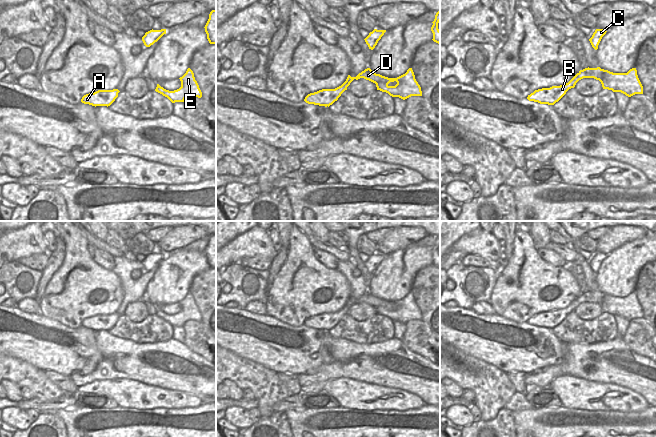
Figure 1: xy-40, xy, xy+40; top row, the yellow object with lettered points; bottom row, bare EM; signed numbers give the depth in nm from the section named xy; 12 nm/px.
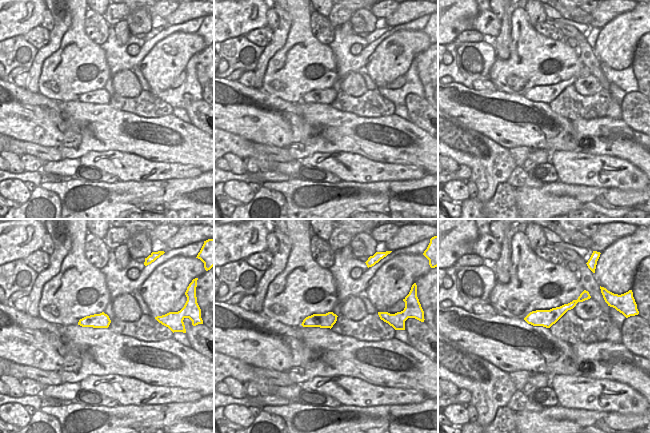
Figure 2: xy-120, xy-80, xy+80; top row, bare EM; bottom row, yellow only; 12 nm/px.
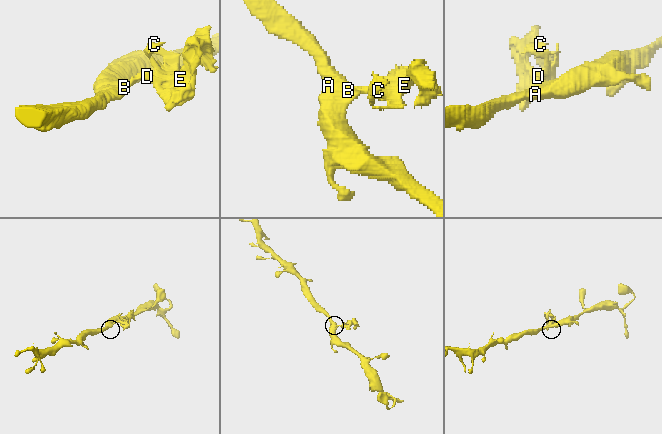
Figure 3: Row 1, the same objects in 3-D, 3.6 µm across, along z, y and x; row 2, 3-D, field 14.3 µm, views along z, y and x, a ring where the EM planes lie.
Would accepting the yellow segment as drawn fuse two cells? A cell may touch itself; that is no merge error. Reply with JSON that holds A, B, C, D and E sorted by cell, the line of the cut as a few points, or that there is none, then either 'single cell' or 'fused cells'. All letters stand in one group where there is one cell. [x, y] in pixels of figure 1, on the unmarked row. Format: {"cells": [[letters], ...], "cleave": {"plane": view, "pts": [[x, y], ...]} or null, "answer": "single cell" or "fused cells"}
{"cells": [["A", "B"], ["C", "D", "E"]], "cleave": {"plane": "xy+40", "pts": [[576, 298], [580, 303]]}, "answer": "fused cells"}

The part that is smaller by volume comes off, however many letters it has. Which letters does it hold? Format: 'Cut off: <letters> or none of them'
Cut off: C, D, E

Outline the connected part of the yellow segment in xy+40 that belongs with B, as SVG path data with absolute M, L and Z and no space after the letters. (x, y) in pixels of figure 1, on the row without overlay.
M576 298L568 307L560 310L535 314L533 317L528 319L527 323L540 328L554 329L569 313L574 312L579 304L578 299Z

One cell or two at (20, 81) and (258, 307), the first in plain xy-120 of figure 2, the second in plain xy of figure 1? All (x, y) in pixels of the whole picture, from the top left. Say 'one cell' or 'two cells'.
one cell

